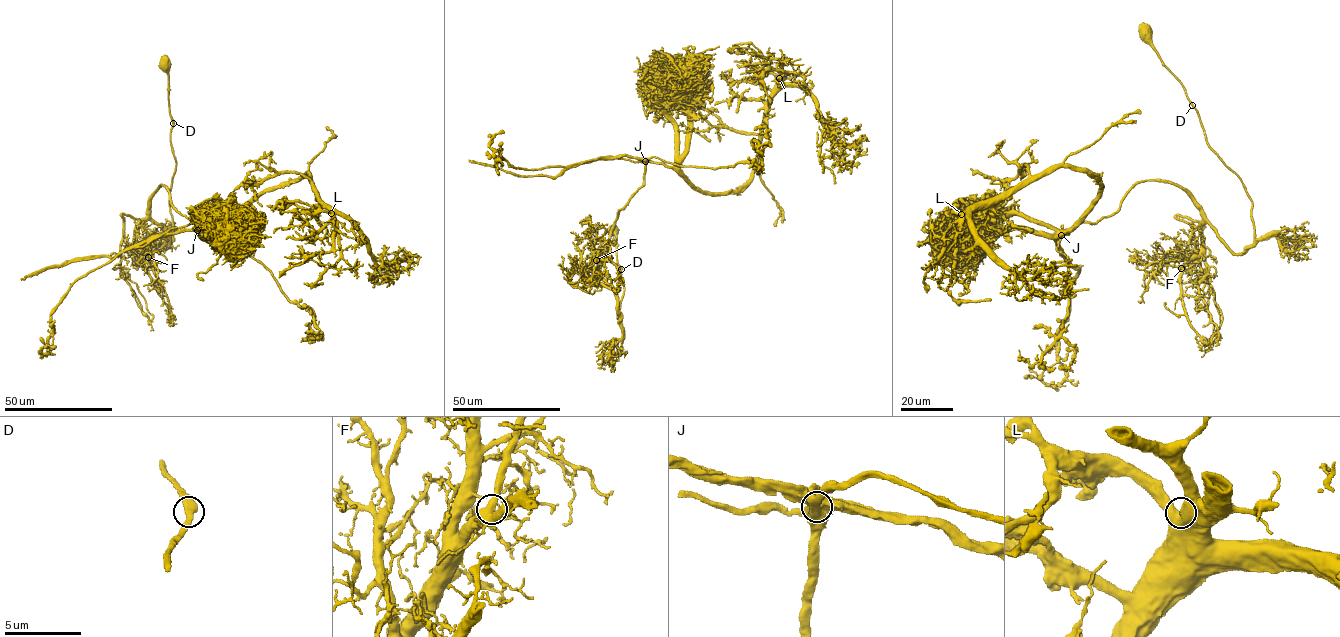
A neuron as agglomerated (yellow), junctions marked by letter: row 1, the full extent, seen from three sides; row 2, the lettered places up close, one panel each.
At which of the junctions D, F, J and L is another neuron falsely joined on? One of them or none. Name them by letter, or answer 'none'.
J

